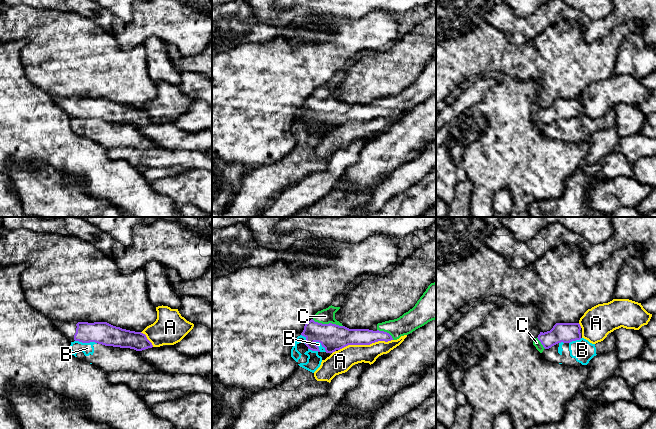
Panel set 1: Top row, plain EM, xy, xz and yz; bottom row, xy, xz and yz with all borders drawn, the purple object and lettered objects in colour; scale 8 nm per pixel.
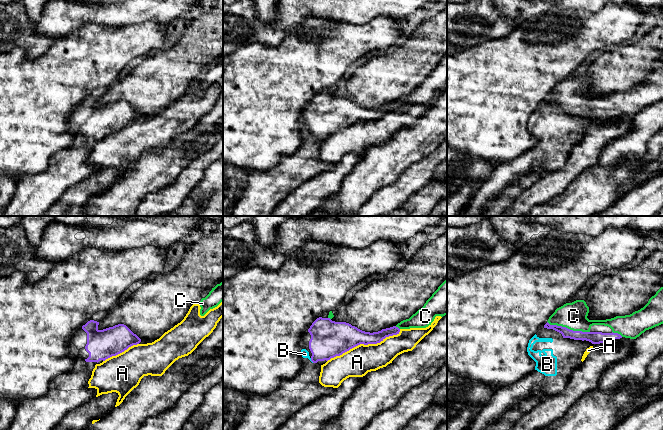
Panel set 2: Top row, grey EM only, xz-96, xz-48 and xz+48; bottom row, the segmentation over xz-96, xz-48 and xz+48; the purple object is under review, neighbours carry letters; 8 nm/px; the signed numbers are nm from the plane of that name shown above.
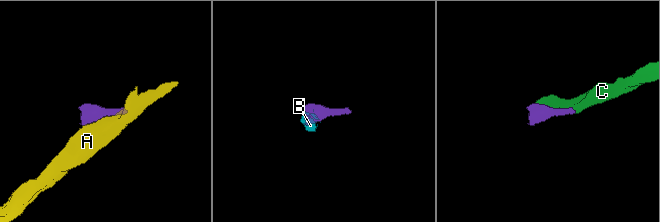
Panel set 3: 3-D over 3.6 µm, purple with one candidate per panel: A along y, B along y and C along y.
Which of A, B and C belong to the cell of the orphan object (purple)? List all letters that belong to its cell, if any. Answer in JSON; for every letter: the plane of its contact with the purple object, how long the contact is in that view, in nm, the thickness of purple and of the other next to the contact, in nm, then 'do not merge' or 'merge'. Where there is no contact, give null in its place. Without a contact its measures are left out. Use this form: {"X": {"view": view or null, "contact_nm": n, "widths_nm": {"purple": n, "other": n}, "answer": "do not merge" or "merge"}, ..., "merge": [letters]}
{"A": {"view": "xz", "contact_nm": 440, "widths_nm": {"purple": 200, "other": 180}, "answer": "do not merge"}, "B": {"view": "xy", "contact_nm": 180, "widths_nm": {"purple": 180, "other": 100}, "answer": "do not merge"}, "C": {"view": "xz", "contact_nm": 260, "widths_nm": {"purple": 220, "other": 120}, "answer": "merge"}, "merge": ["C"]}

